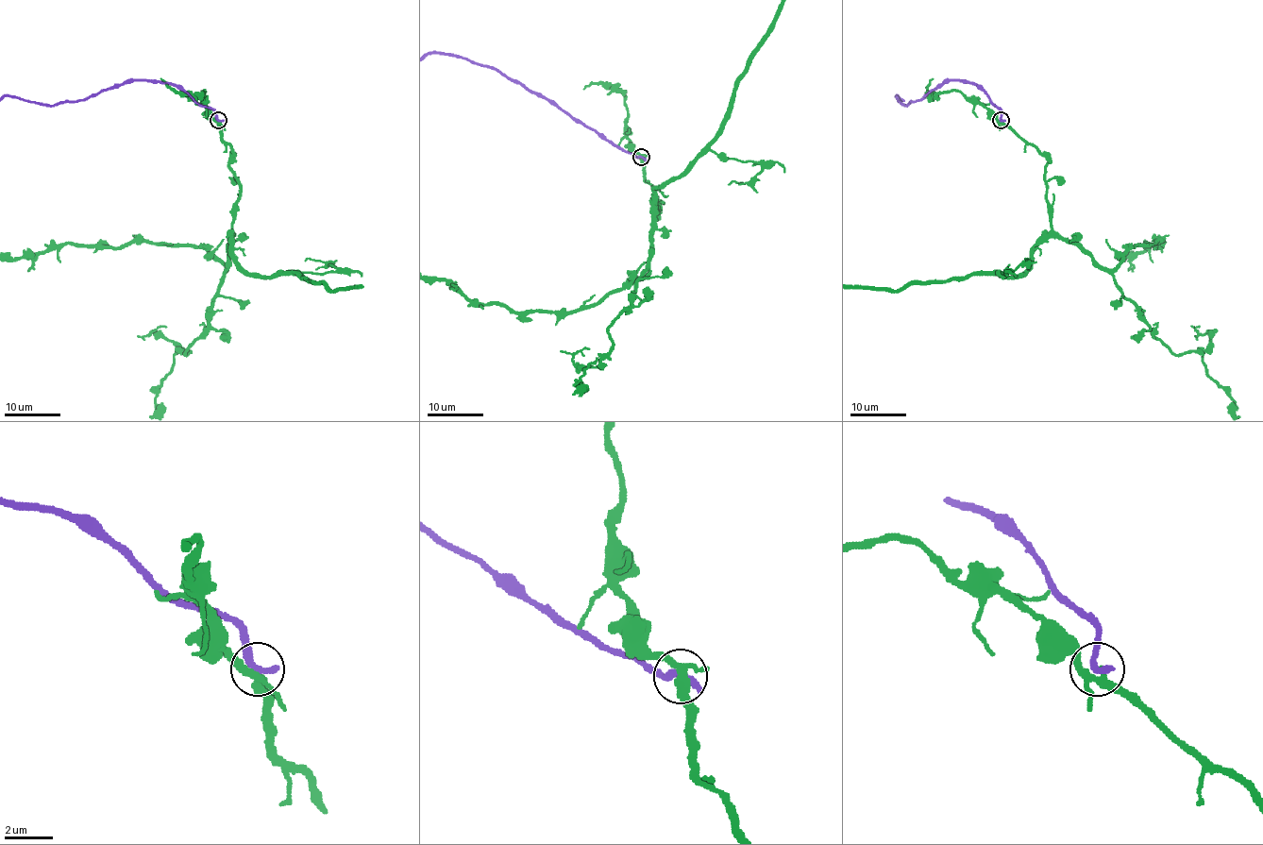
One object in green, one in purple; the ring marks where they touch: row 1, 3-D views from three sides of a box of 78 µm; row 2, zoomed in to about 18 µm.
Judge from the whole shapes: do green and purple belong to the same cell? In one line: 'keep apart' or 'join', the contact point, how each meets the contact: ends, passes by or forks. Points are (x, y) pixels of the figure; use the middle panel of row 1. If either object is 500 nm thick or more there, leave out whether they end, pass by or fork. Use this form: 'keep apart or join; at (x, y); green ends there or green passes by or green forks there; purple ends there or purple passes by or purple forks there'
keep apart; at (641, 157); green forks there; purple ends there

